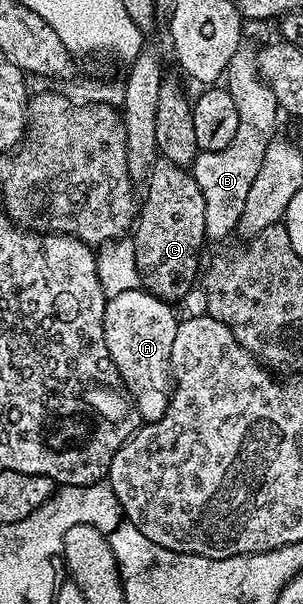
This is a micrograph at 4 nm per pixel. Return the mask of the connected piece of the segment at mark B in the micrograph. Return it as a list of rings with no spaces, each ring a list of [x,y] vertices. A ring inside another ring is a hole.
[[[241,45],[234,57],[230,57],[226,88],[238,107],[238,133],[235,134],[233,143],[221,151],[201,151],[190,168],[192,176],[198,181],[198,189],[202,189],[202,201],[206,201],[204,237],[208,241],[224,239],[236,231],[242,217],[242,208],[246,206],[246,197],[250,193],[250,185],[254,185],[254,177],[258,177],[258,169],[262,169],[262,157],[266,157],[270,141],[278,135],[278,104],[270,85],[260,76],[257,54],[255,46],[252,48]]]

